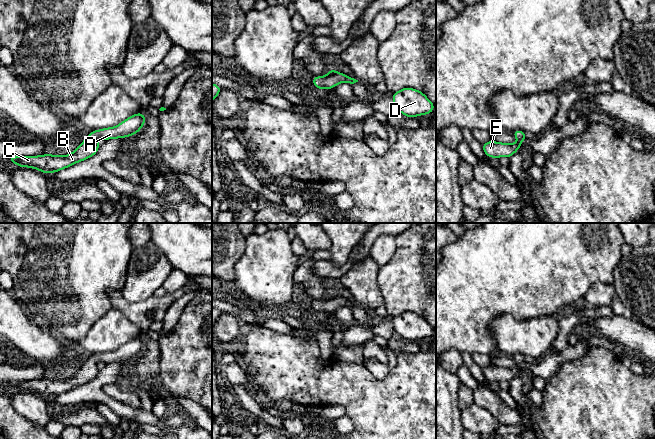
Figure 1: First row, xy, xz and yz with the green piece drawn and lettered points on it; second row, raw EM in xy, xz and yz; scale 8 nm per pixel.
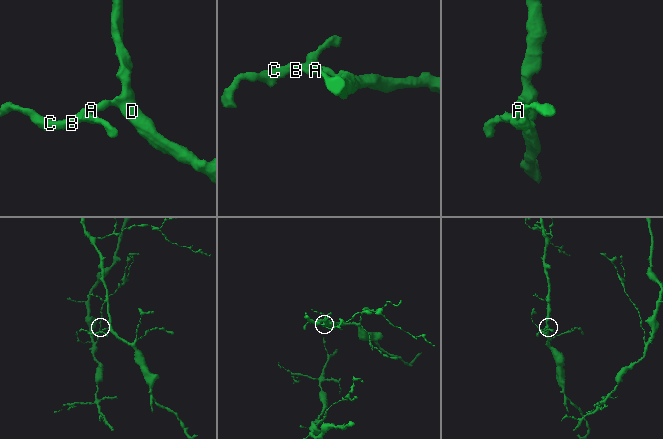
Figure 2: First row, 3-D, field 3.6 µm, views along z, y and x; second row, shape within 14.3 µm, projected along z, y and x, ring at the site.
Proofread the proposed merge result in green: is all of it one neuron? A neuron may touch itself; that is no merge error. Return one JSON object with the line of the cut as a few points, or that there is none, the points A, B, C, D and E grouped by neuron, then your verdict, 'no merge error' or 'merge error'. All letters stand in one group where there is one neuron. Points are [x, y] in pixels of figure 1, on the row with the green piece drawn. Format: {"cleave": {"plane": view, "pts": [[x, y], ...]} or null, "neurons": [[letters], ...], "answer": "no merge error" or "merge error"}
{"cleave": null, "neurons": [["A", "B", "C", "D", "E"]], "answer": "no merge error"}

